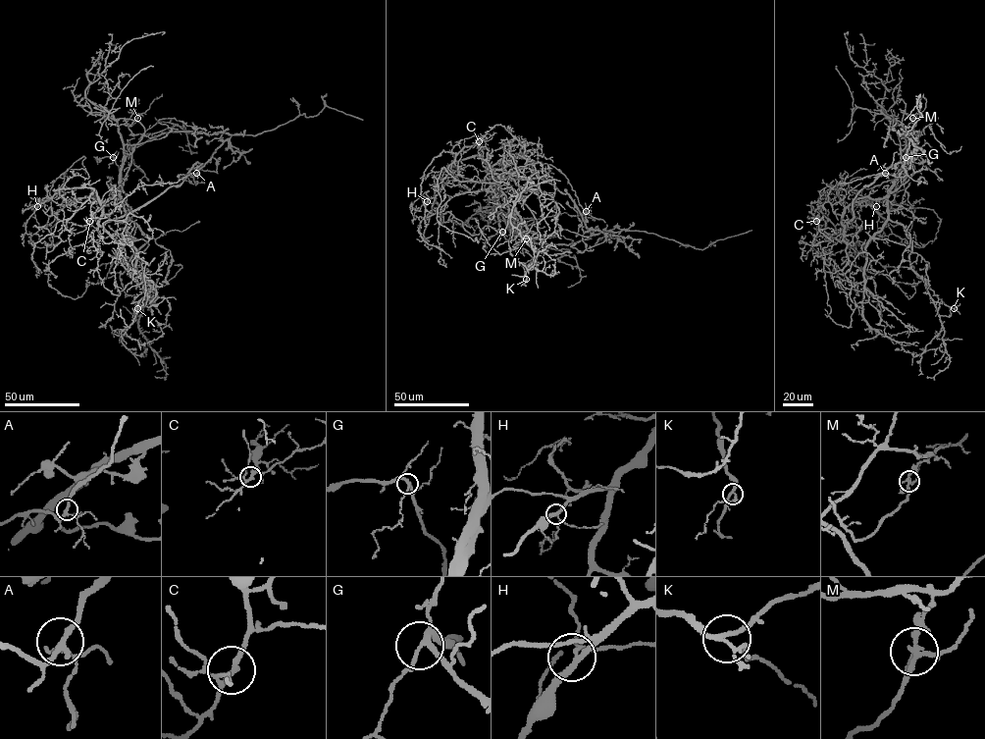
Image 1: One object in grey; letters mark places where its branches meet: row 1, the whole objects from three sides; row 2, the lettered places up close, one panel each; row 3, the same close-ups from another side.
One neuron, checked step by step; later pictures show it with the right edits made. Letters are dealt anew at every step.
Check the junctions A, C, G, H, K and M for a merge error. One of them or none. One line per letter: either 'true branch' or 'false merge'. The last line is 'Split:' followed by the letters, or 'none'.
A: true branch
C: true branch
G: true branch
H: true branch
K: true branch
M: false merge
Split: M

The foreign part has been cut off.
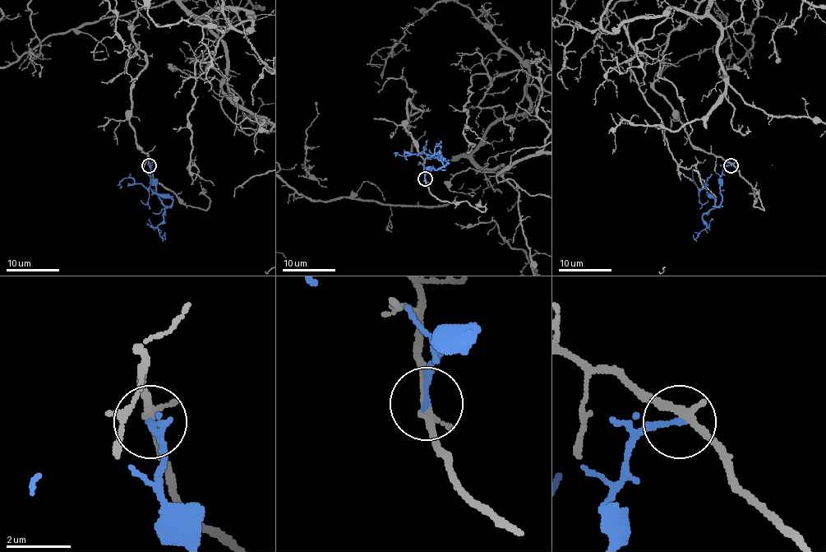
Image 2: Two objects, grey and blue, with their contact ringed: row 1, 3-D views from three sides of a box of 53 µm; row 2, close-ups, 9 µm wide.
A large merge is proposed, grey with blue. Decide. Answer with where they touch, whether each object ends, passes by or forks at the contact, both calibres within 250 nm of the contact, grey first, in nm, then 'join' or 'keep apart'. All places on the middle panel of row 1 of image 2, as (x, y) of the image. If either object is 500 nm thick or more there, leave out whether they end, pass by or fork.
(425, 178) | grey passes by | blue ends | 280/190 nm | keep apart

